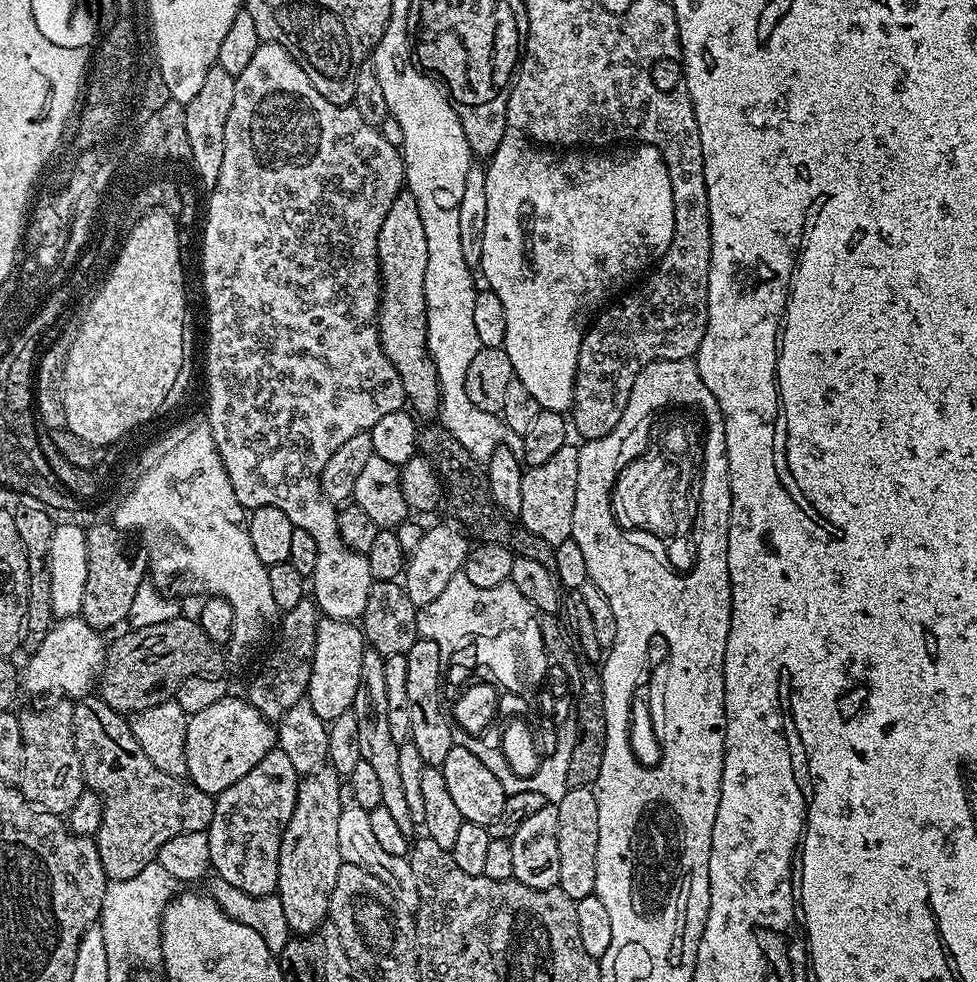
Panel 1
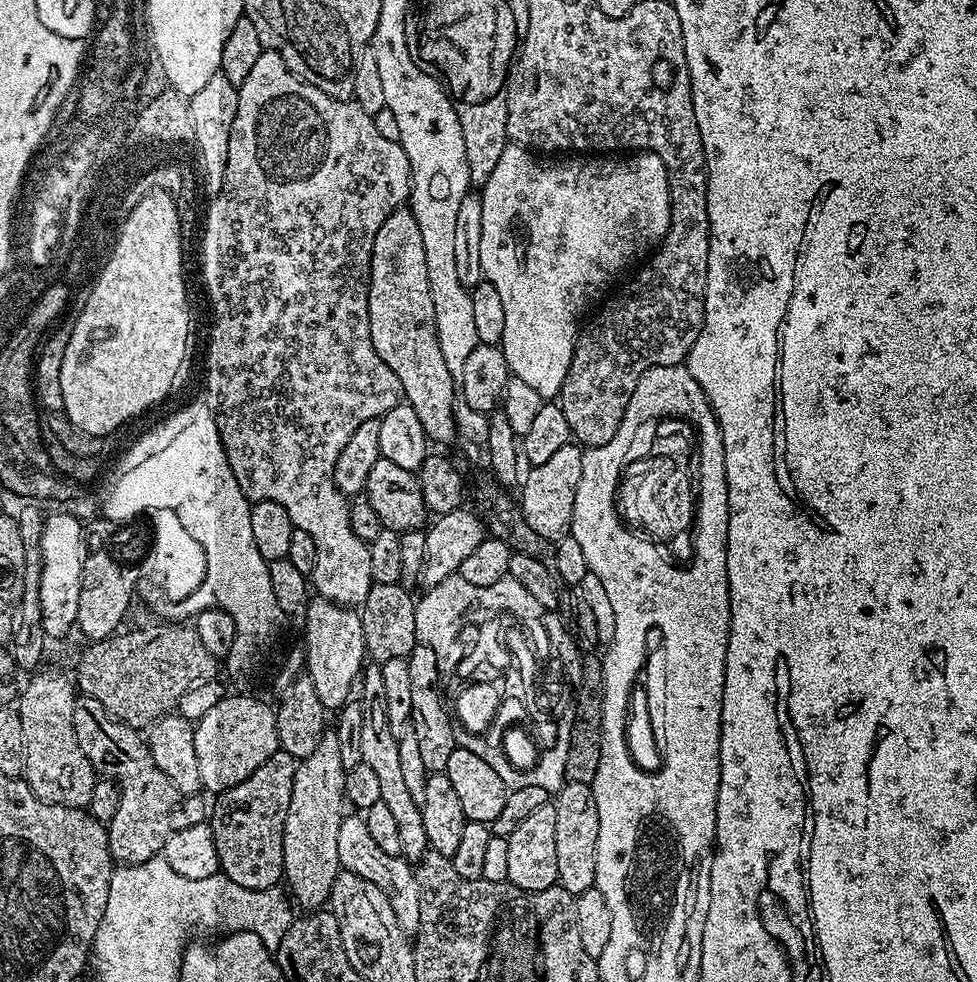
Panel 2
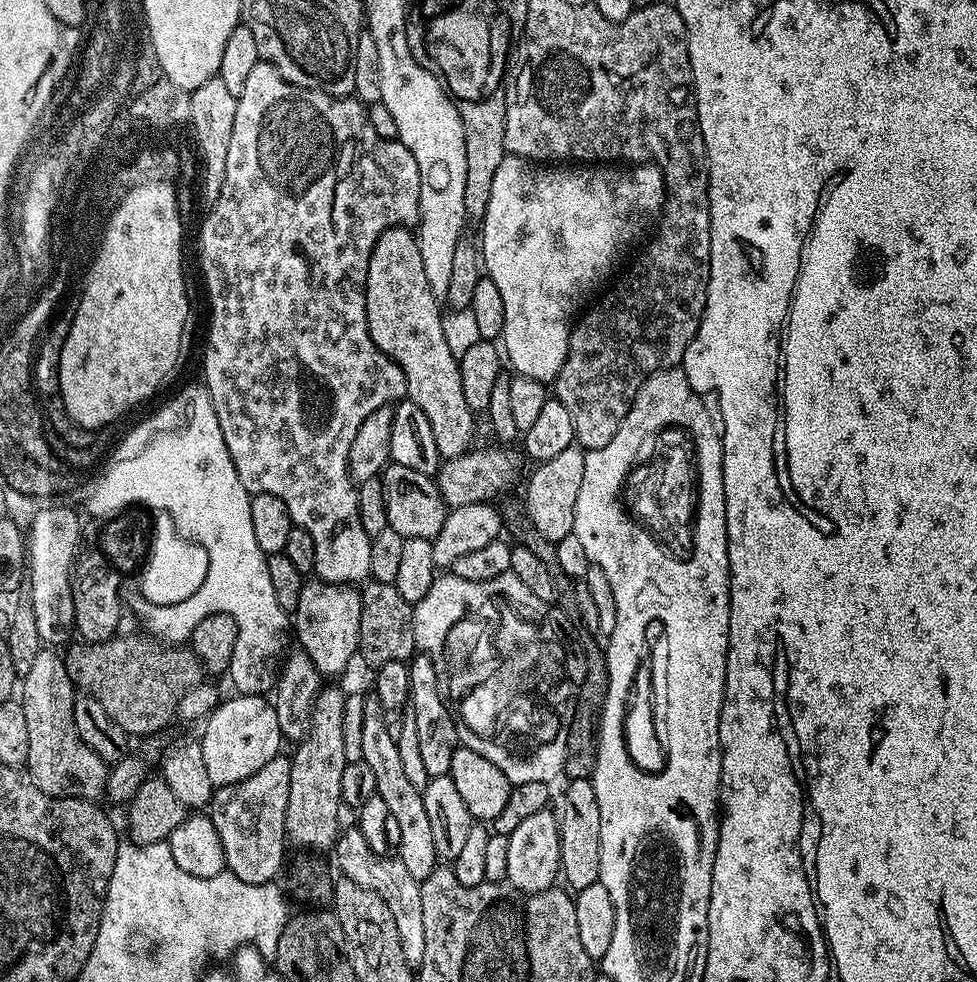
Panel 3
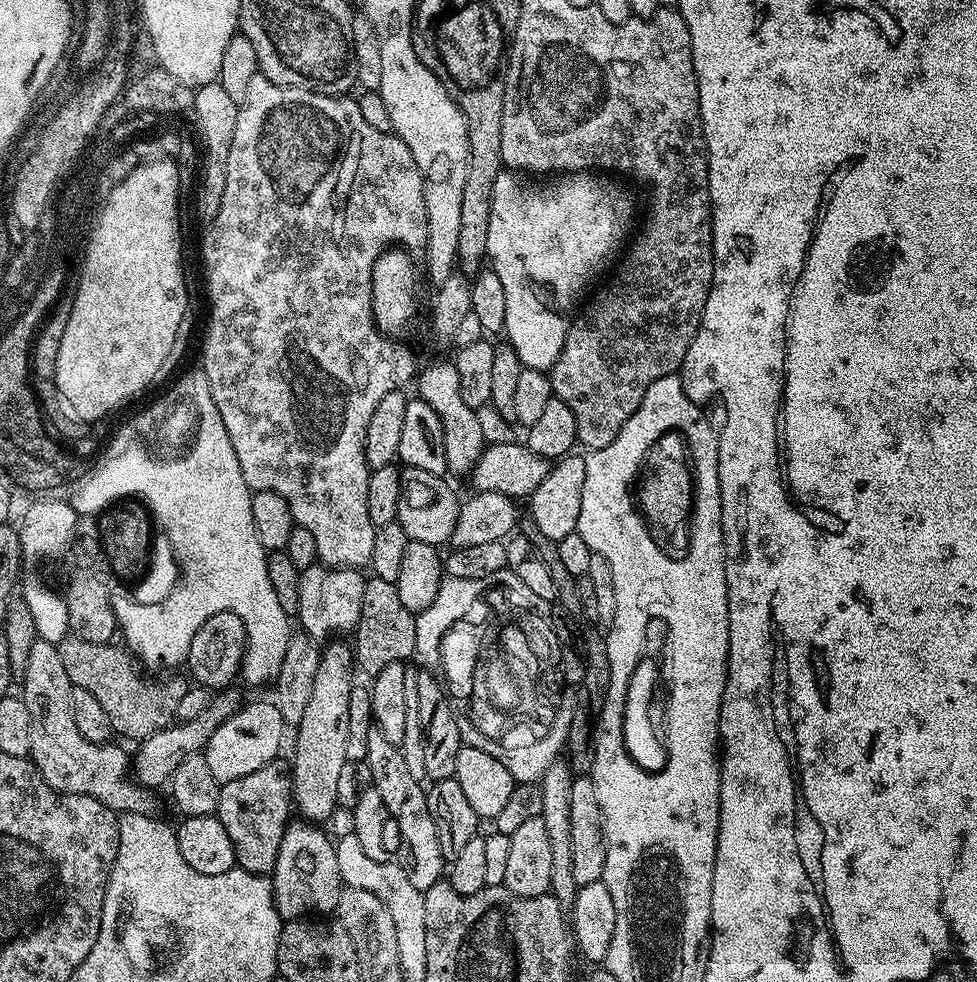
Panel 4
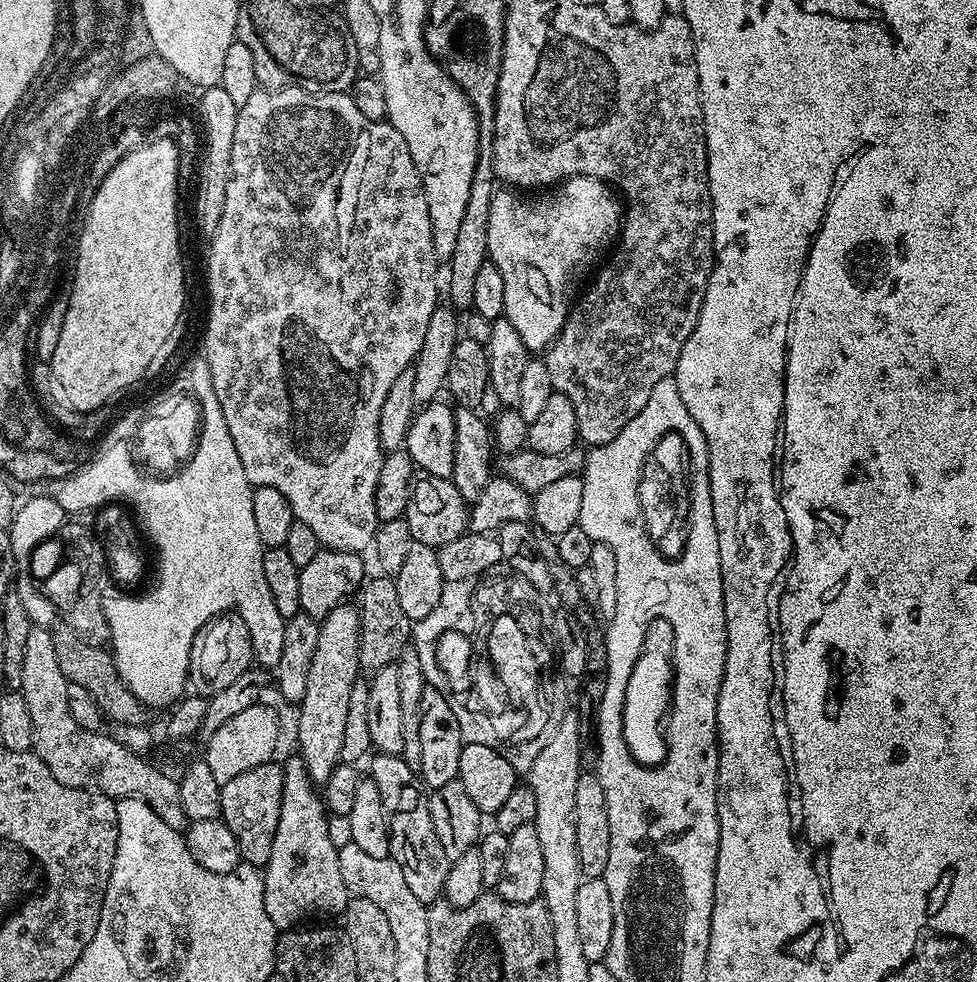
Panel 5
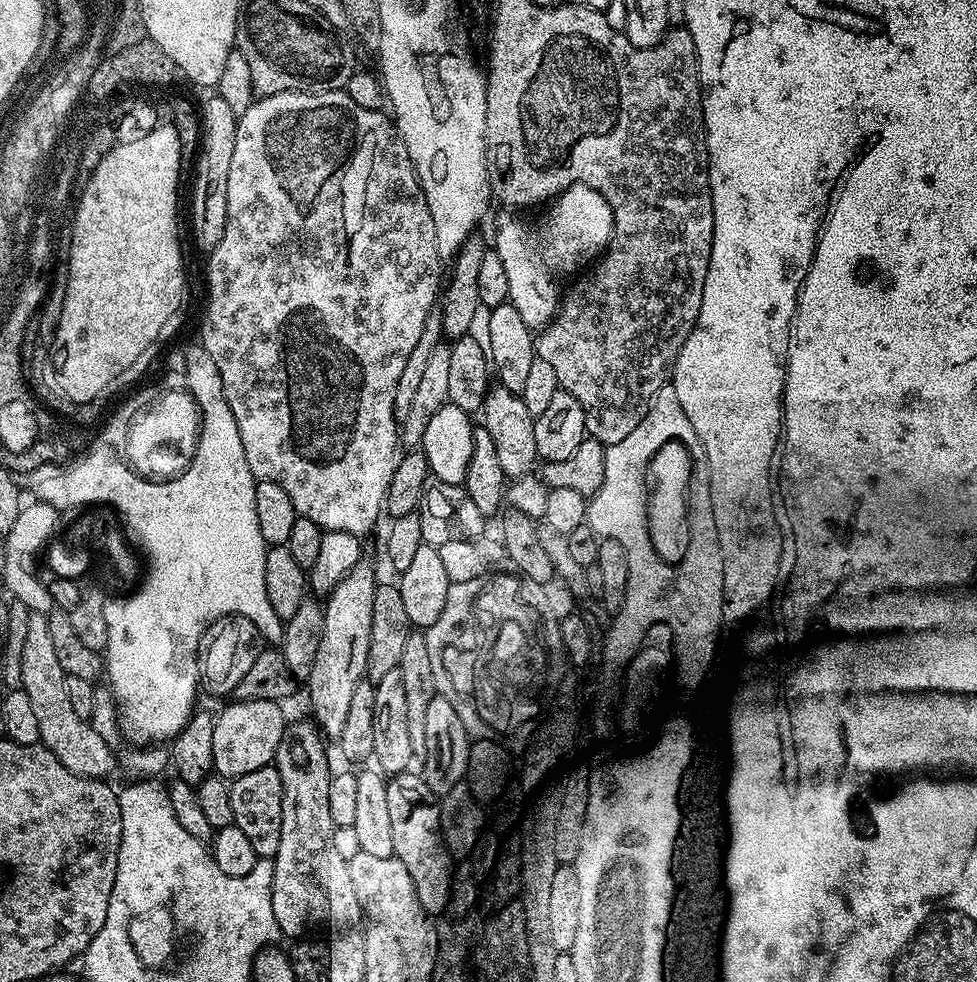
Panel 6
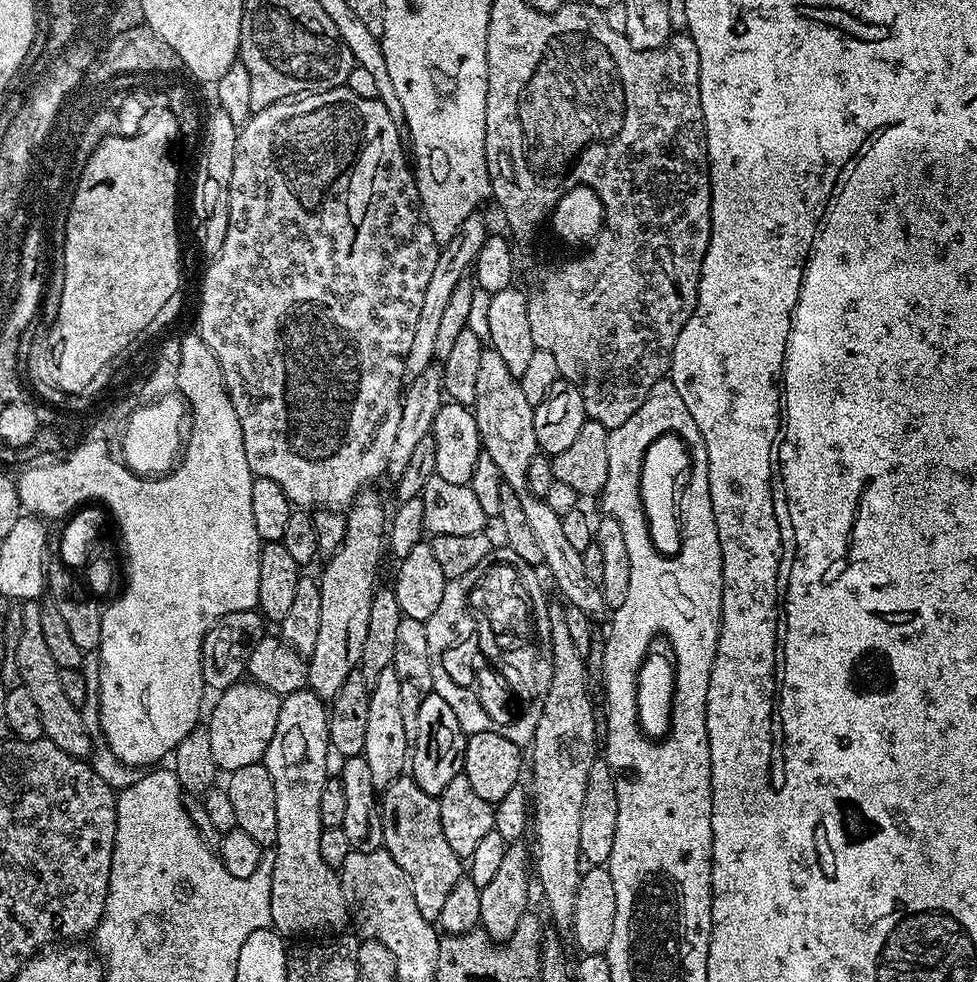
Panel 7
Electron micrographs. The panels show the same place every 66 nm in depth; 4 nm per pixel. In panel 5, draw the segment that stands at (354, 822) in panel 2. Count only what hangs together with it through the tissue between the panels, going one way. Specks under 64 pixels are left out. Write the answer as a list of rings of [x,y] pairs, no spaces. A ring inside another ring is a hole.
[[[354,843],[342,846],[338,850],[338,866],[342,870],[344,885],[353,897],[365,896],[382,914],[386,914],[386,922],[390,922],[390,934],[394,934],[396,950],[401,957],[423,957],[428,950],[430,930],[428,929],[428,909],[410,890],[406,878],[402,874],[402,866],[391,858],[373,858],[358,850]]]

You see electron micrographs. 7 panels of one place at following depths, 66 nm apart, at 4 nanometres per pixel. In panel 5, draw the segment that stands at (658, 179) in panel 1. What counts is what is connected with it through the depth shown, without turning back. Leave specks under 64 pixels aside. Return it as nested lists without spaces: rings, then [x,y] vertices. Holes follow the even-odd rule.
[[[569,176],[559,184],[535,194],[525,194],[520,190],[500,190],[492,197],[488,258],[502,273],[506,289],[504,316],[512,323],[514,330],[518,330],[529,353],[543,353],[555,340],[568,321],[574,294],[581,291],[582,285],[593,275],[597,265],[605,259],[610,245],[620,235],[621,223],[622,204],[617,193],[604,181],[593,176]]]

